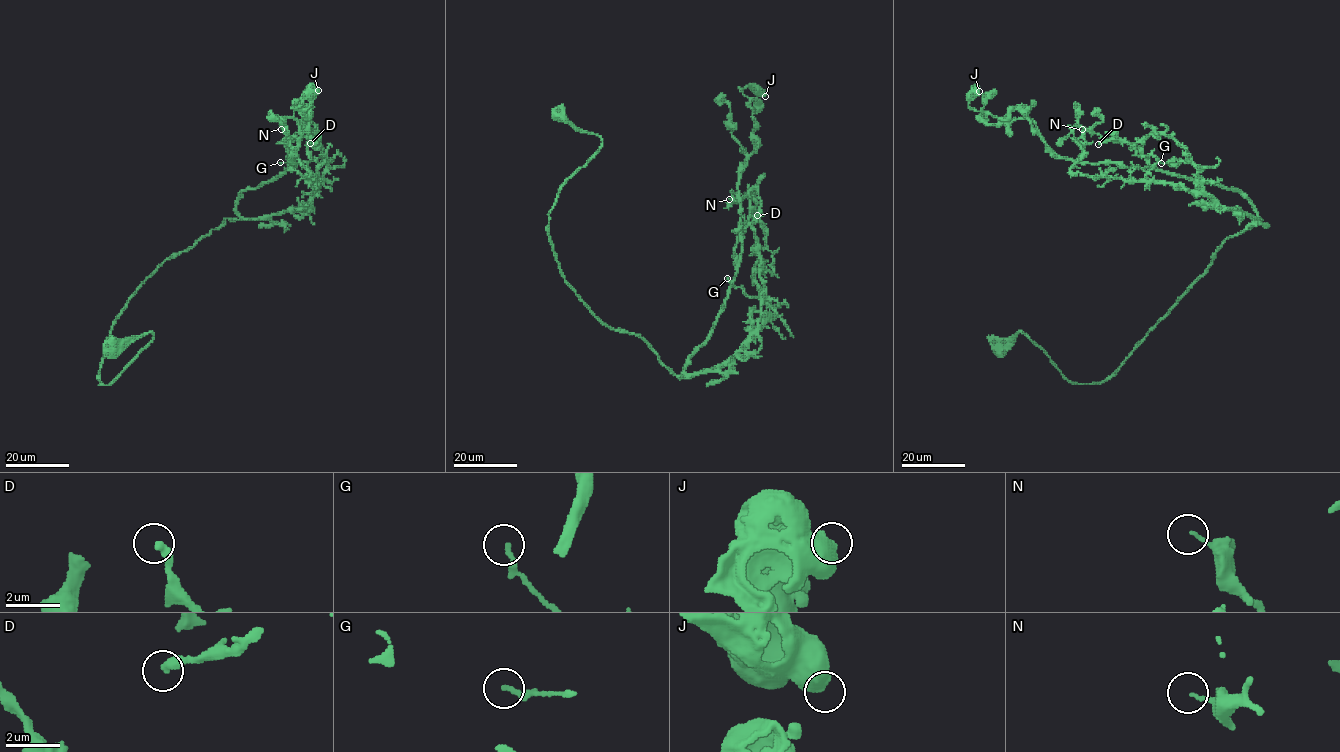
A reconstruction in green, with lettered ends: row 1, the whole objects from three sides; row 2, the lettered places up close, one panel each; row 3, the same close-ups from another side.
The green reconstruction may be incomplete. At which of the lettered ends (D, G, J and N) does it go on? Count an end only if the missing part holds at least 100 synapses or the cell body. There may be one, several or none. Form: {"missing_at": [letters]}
{"missing_at": []}

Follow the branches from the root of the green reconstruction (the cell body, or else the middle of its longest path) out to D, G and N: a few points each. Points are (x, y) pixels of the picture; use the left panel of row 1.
D: (109, 349), (153, 334), (103, 384), (113, 322), (166, 260), (226, 218), (314, 195), (327, 162), (310, 143)
G: (109, 349), (153, 334), (103, 384), (110, 327), (148, 277), (226, 218), (300, 209), (327, 168), (280, 162)
N: (109, 349), (153, 334), (103, 384), (113, 322), (166, 260), (226, 218), (299, 210), (315, 195), (281, 129)

